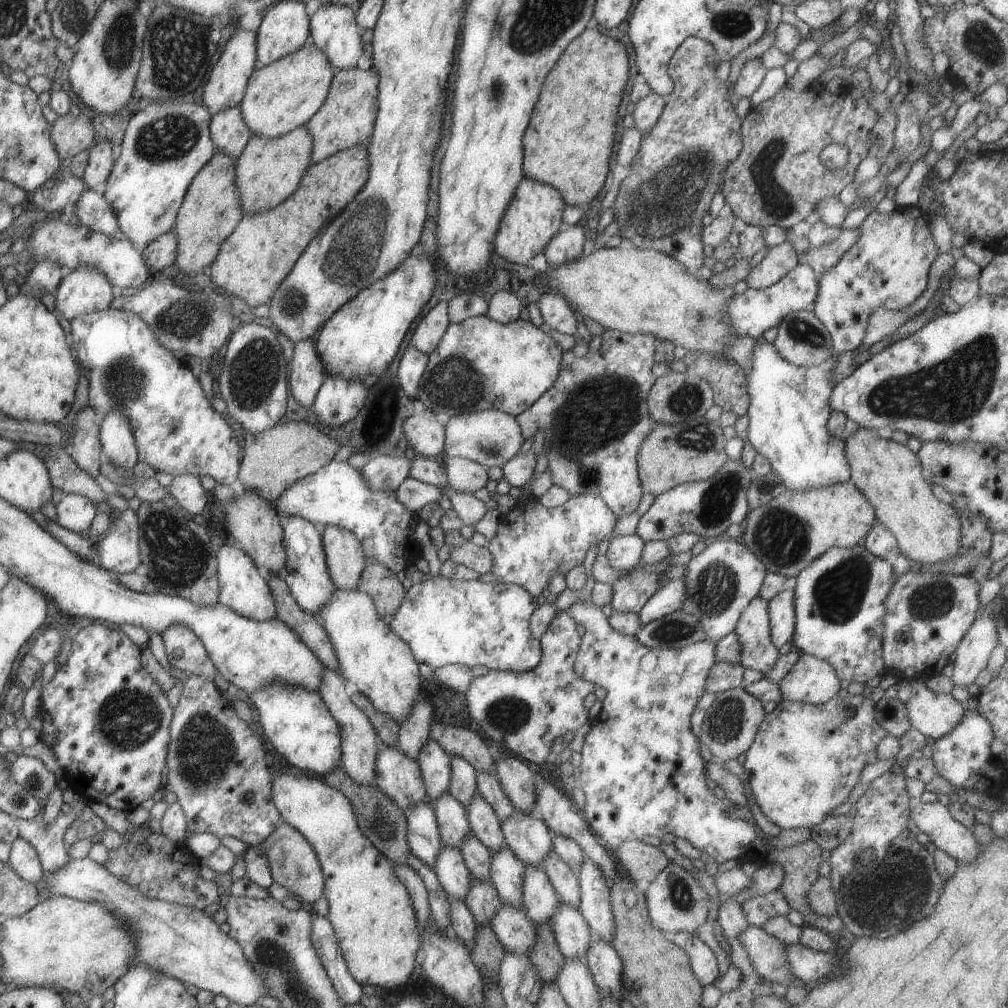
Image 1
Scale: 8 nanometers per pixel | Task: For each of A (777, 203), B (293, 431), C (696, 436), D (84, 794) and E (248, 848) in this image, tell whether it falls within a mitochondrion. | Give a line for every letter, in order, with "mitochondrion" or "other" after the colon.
A: mitochondrion
B: other
C: mitochondrion
D: other
E: other

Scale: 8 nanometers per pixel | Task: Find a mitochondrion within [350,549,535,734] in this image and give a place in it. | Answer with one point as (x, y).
(456, 715)

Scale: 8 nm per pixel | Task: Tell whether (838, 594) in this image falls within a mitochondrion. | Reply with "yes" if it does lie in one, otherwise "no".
yes

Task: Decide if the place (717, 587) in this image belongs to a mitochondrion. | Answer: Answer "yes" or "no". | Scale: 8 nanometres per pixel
yes

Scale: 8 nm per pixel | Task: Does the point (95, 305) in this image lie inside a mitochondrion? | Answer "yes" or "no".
no

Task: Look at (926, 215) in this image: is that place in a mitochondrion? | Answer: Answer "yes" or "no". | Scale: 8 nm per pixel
no

